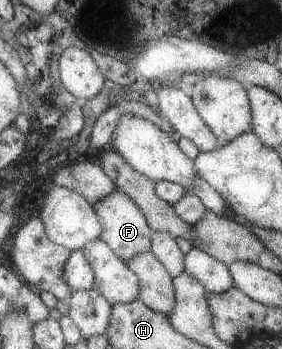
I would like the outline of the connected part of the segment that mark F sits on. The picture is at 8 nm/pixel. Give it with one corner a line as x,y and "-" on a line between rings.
120,190
113,191
111,195
107,195
105,199
93,204
93,209
97,210
97,215
101,218
101,223
104,225
101,239
123,259
129,262
135,255
139,253
149,253
153,247
153,236
157,232
149,227
147,217
143,215
137,203
125,195

